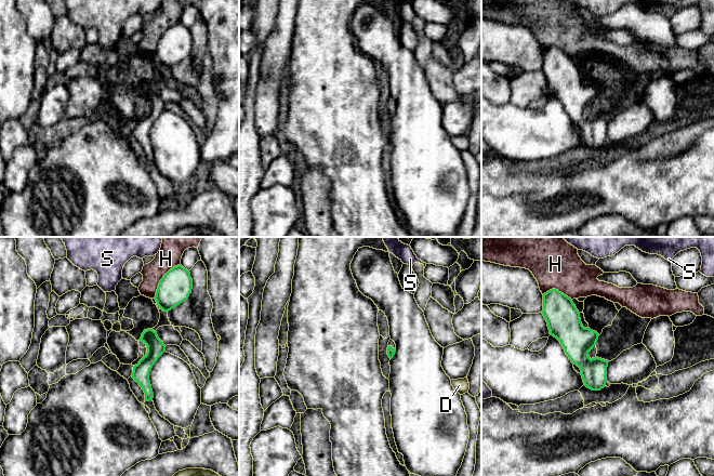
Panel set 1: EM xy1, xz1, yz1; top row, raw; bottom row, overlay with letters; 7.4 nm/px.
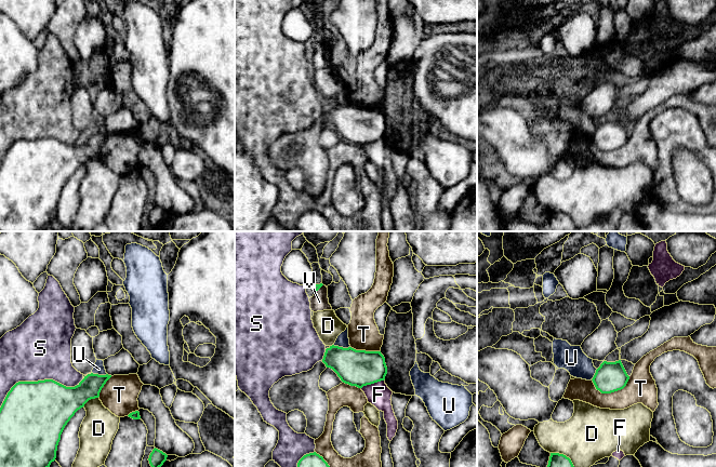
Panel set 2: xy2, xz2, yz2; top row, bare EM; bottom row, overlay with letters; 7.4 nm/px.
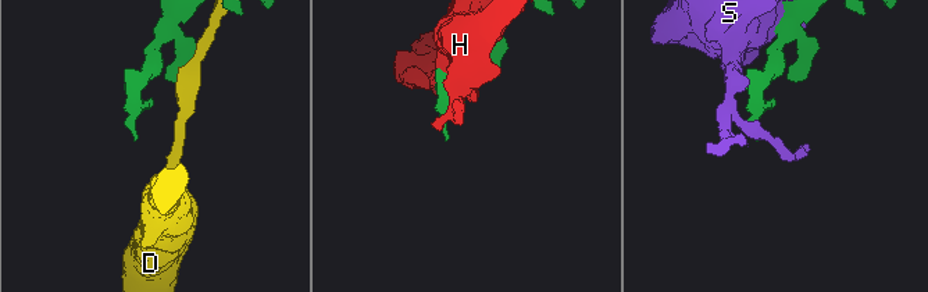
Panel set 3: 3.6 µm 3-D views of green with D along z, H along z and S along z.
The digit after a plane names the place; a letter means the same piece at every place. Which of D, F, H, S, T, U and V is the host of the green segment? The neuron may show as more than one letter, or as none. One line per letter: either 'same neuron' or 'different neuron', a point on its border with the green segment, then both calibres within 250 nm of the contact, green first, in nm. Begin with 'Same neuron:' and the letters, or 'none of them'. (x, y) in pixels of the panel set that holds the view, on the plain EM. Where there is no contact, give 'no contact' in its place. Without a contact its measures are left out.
Same neuron: none of them
D: different neuron; meets green in xy2 at (90, 157); 280 nm thick on the green side, 260 nm on the other
F: different neuron; meets green in xz2 at (372, 141); 280 nm thick on the green side, 180 nm on the other
H: different neuron; meets green in xy1 at (161, 37); 240 nm thick on the green side, 170 nm on the other
S: different neuron; meets green in xy2 at (38, 138); 480 nm thick on the green side, 460 nm on the other
T: different neuron; meets green in yz2 at (610, 150); 220 nm thick on the green side, 220 nm on the other
U: different neuron; meets green in xz2 at (342, 105); 280 nm thick on the green side, 90 nm on the other
V: different neuron; meets green in xz2 at (319, 45); 50 nm thick on the green side, 140 nm on the other

